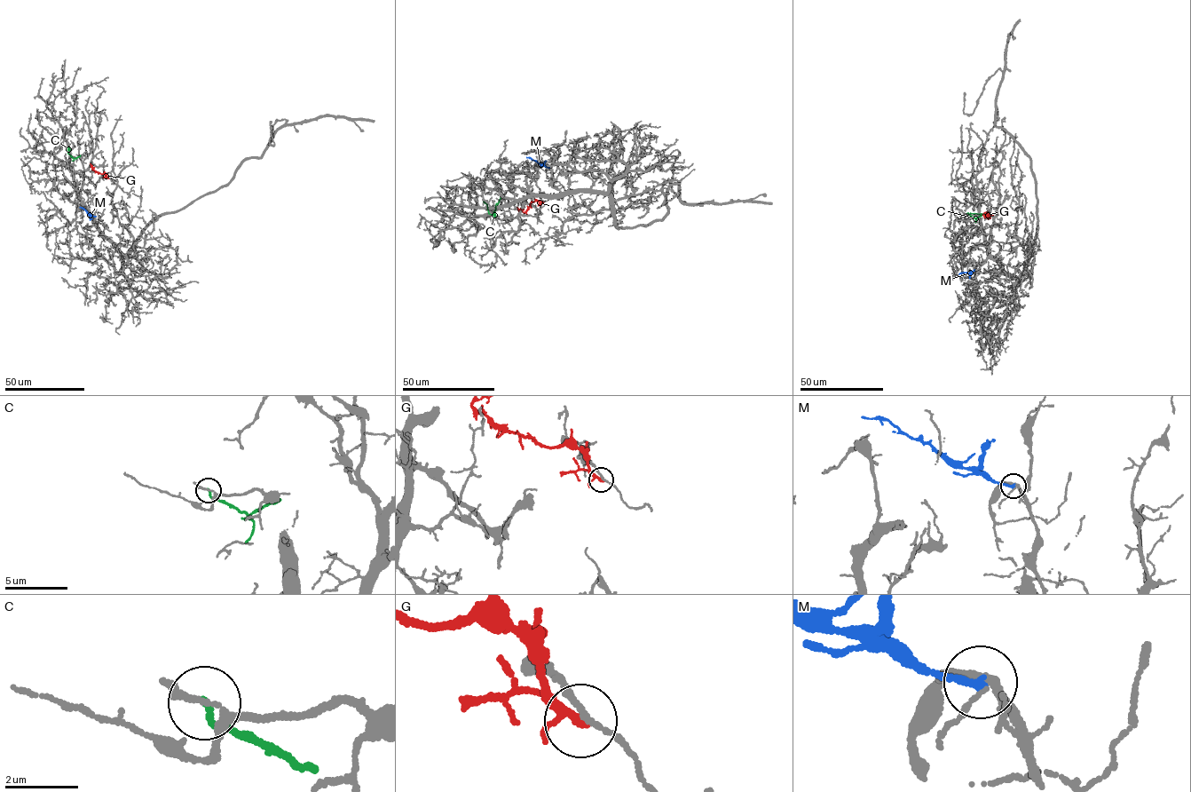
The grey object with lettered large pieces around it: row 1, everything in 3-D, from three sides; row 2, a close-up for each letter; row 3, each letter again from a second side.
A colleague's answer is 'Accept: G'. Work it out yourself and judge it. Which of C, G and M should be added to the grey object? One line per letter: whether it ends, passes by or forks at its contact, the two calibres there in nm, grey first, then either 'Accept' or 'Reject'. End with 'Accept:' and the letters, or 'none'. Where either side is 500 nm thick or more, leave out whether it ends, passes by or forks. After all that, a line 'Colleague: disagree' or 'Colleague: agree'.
C: It ends there. Thickness 150 nm (grey) against 170 nm. Reject
G: It forks there. Thickness 150 nm (grey) against 170 nm. Reject
M: It ends there. Thickness 180 nm (grey) against 240 nm. Reject
Accept: none
Colleague: disagree

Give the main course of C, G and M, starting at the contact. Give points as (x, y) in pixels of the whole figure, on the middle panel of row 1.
C: (500, 198), (493, 215), (488, 212), (484, 201)
G: (543, 201), (533, 201), (524, 212), (516, 207)
M: (549, 167), (526, 157)

